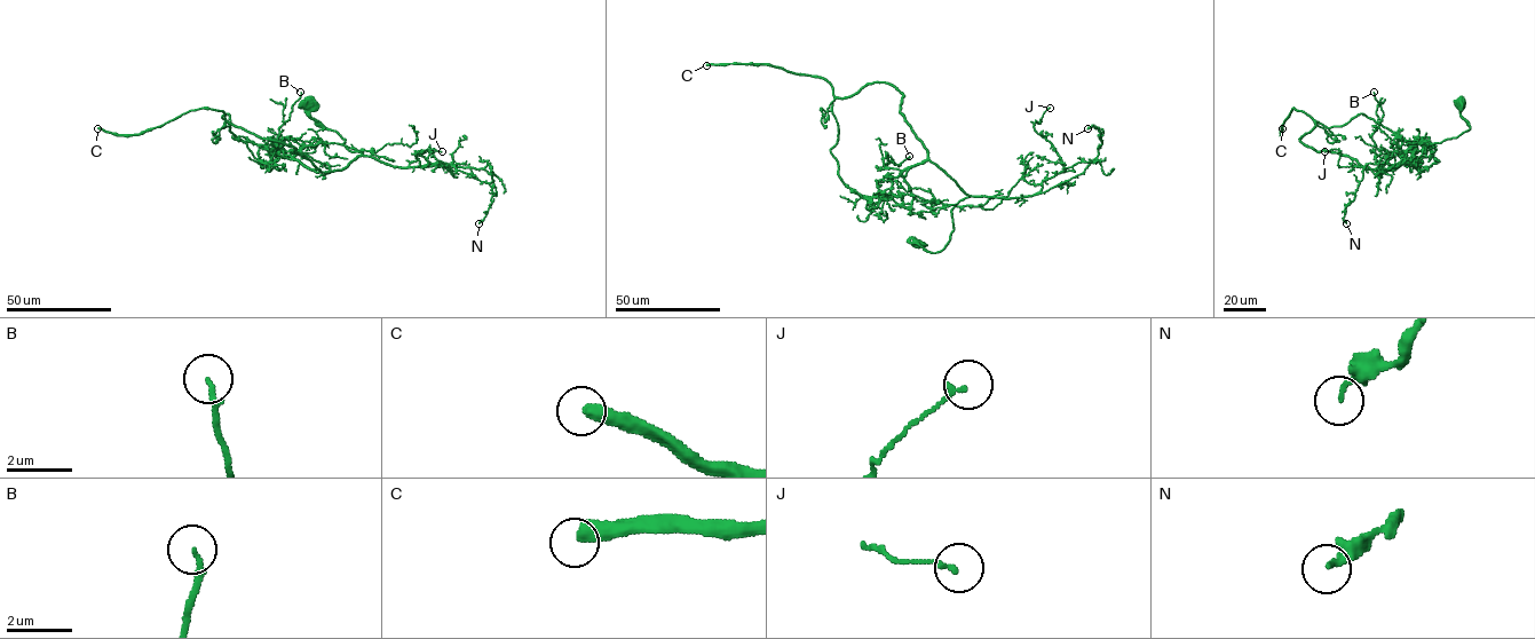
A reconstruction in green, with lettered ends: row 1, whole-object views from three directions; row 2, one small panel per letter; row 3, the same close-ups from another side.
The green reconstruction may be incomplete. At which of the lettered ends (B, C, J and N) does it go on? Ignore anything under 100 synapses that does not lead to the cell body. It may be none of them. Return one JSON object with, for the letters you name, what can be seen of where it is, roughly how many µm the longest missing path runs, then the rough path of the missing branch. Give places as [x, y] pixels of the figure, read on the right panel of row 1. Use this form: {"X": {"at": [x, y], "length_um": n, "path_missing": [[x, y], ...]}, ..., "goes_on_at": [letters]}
{"C": {"at": [1282, 128], "length_um": 160, "path_missing": [[1282, 128], [1295, 119], [1326, 143], [1389, 148], [1411, 160], [1418, 149], [1433, 154], [1424, 159]]}, "goes_on_at": ["C"]}

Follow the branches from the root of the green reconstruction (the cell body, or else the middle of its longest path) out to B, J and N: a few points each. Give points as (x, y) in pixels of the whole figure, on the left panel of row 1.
B: (311, 103), (309, 116), (345, 139), (346, 147), (307, 146), (292, 159), (276, 155), (279, 128), (300, 92)
J: (311, 103), (309, 116), (350, 151), (402, 167), (450, 165), (453, 175), (425, 167), (432, 149), (442, 151)
N: (311, 103), (309, 116), (345, 139), (349, 150), (392, 165), (483, 168), (490, 163), (491, 204), (479, 223)

